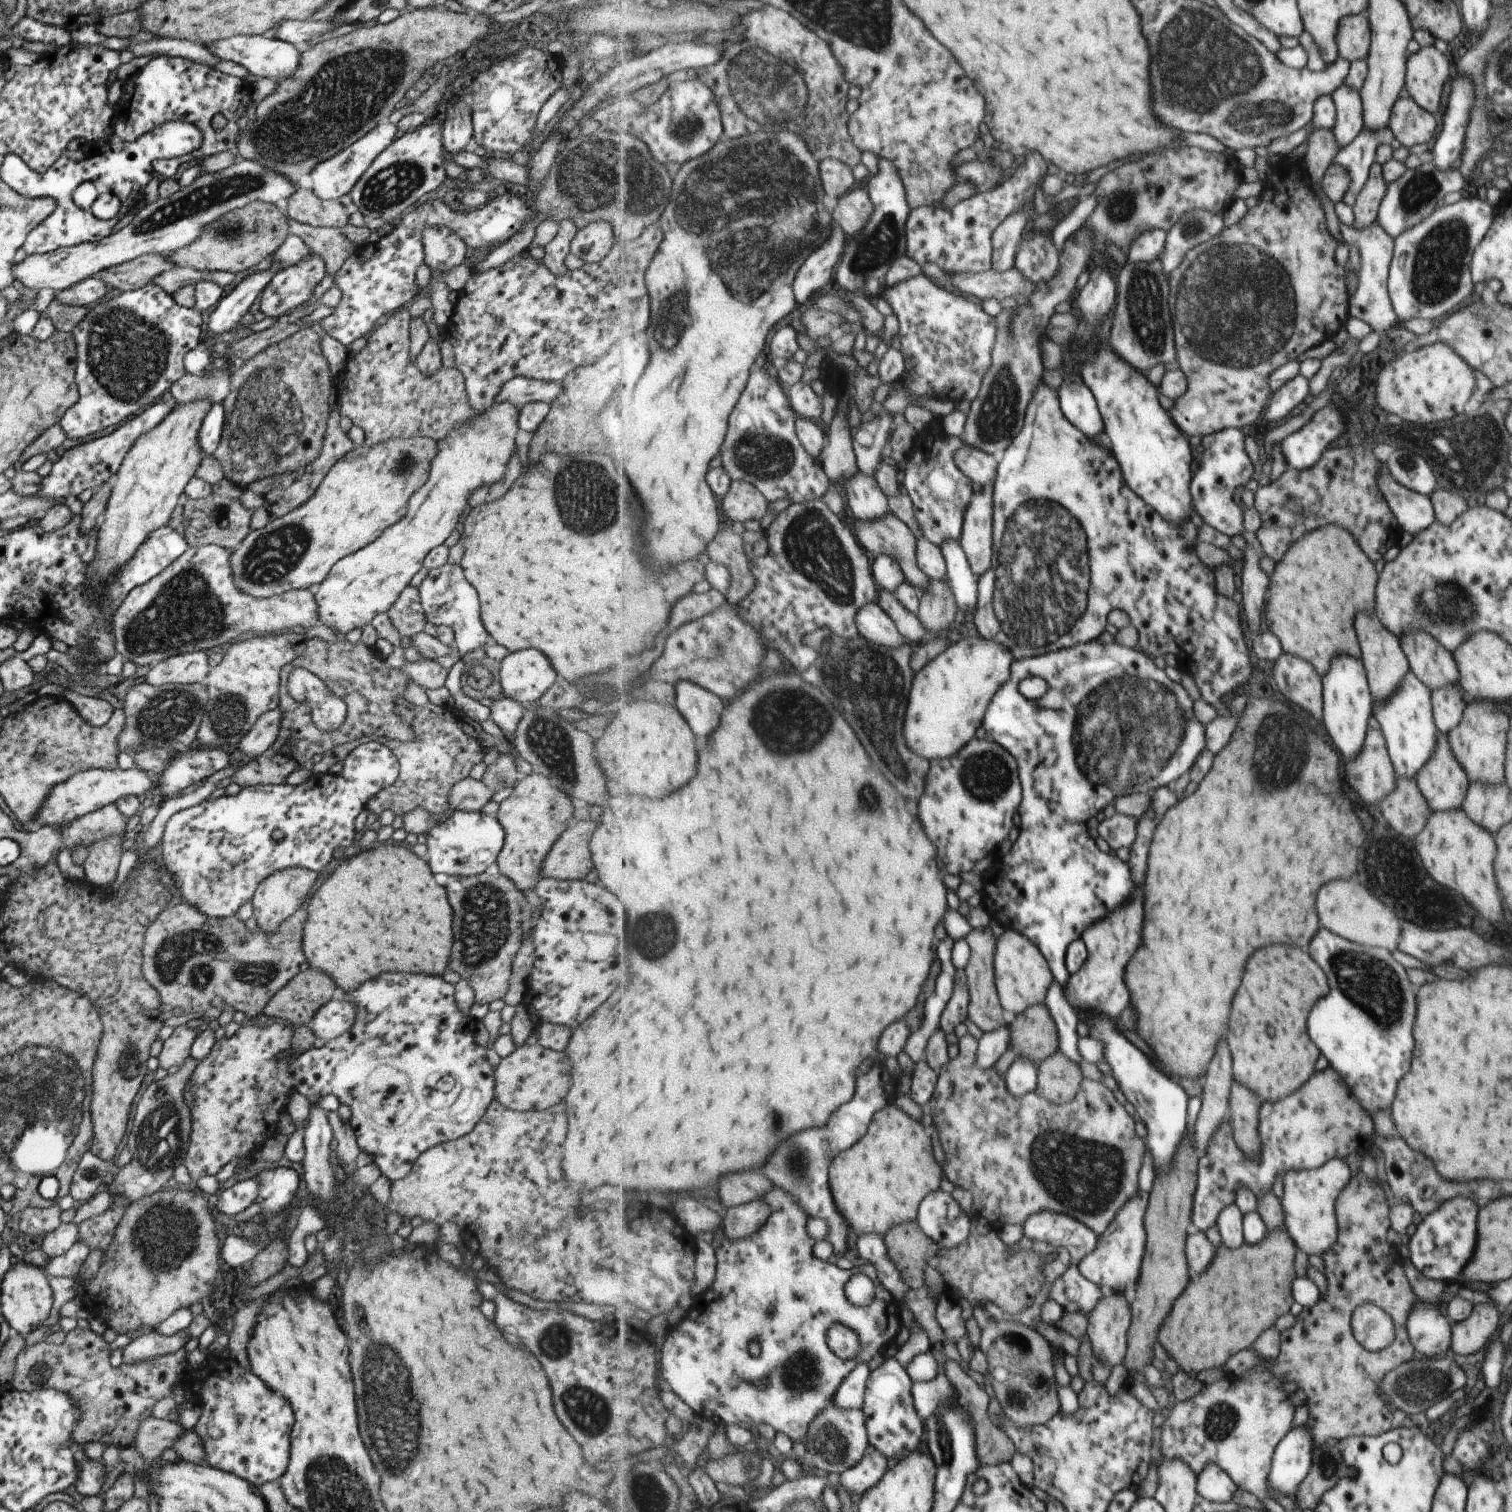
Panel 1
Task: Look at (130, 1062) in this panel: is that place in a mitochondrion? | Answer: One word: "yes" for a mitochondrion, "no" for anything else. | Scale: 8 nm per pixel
yes

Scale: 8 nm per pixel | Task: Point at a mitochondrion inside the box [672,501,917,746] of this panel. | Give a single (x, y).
(811, 546)

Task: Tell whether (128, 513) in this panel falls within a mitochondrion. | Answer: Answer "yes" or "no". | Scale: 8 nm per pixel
no

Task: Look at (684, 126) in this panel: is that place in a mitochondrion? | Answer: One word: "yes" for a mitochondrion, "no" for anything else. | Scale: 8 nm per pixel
yes

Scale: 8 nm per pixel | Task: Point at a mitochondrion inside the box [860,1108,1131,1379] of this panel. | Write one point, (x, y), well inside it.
(1085, 1176)

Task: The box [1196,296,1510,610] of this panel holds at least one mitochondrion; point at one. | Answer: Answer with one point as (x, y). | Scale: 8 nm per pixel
(1465, 453)

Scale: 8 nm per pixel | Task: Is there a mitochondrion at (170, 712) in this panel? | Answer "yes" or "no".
yes

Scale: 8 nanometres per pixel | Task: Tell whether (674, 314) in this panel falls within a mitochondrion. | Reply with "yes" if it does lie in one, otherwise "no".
yes

